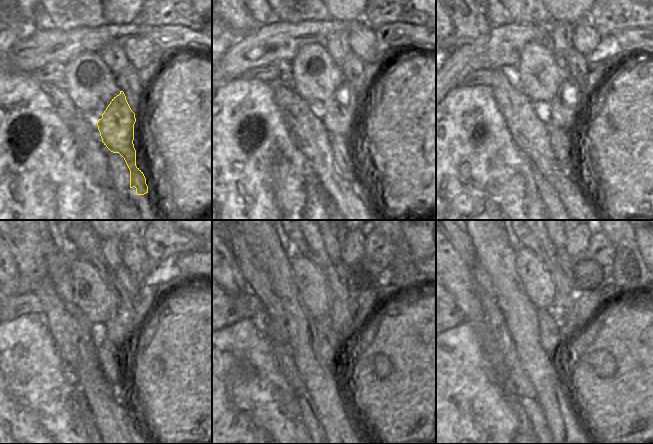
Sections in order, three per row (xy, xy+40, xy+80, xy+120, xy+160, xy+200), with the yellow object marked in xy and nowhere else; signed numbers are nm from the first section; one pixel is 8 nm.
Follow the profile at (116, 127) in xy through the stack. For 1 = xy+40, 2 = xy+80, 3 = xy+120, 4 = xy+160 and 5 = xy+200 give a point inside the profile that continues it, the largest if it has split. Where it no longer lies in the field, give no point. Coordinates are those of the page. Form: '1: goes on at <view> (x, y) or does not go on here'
1: goes on at xy+40 (340, 111)
2: goes on at xy+80 (565, 107)
3: goes on at xy+120 (120, 325)
4: goes on at xy+160 (306, 240)
5: goes on at xy+200 (537, 240)

